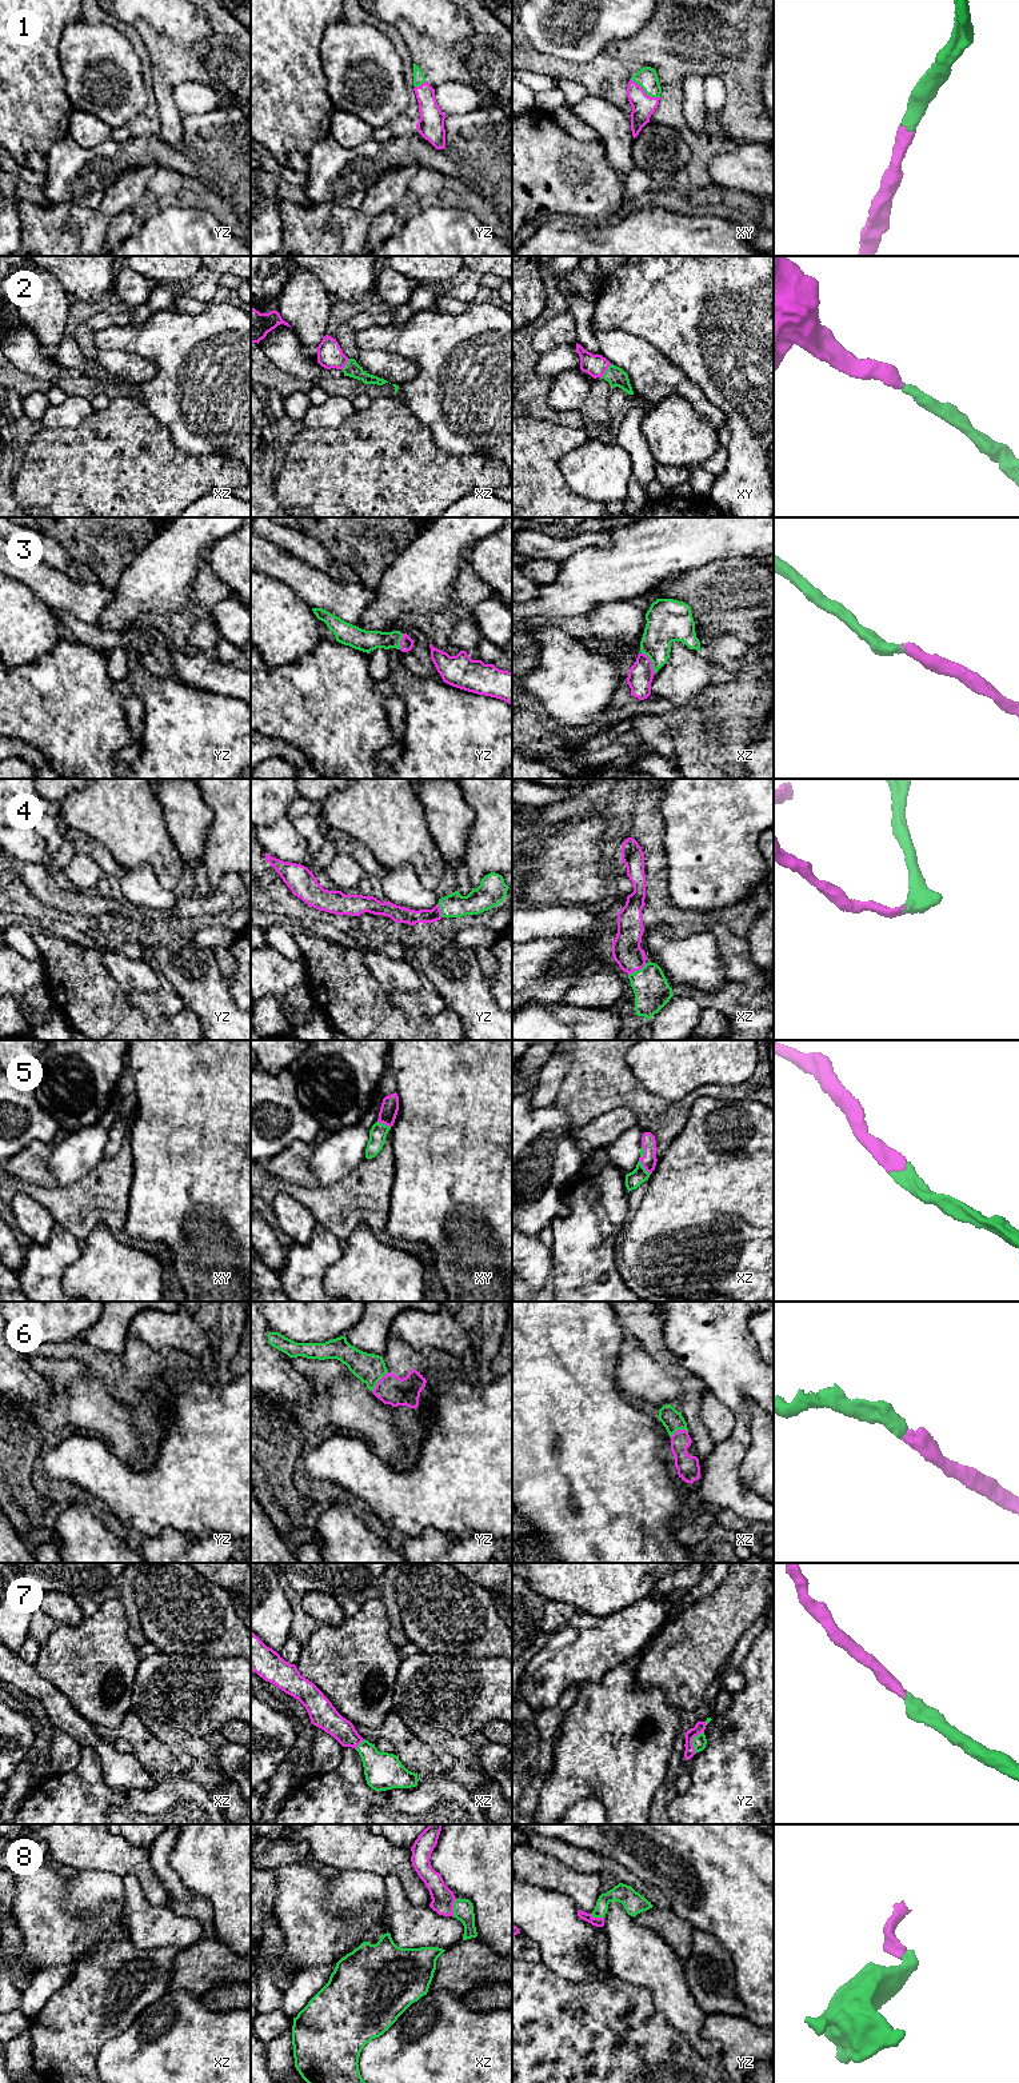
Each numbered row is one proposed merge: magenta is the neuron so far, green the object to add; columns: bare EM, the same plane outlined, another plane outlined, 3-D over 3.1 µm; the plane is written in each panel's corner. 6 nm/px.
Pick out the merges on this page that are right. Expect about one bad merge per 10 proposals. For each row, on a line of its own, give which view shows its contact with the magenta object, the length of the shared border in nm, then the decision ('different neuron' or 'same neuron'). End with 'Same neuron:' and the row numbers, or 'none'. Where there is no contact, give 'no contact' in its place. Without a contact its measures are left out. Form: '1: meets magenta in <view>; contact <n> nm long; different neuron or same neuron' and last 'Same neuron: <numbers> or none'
1: meets magenta in xy; contact 220 nm long; same neuron
2: meets magenta in xy; contact 100 nm long; same neuron
3: meets magenta in xz; contact 150 nm long; same neuron
4: meets magenta in xz; contact 130 nm long; same neuron
5: meets magenta in xz; contact 180 nm long; same neuron
6: meets magenta in yz; contact 160 nm long; same neuron
7: meets magenta in yz; contact 150 nm long; same neuron
8: meets magenta in xz; contact 110 nm long; same neuron
Same neuron: 1, 2, 3, 4, 5, 6, 7, 8

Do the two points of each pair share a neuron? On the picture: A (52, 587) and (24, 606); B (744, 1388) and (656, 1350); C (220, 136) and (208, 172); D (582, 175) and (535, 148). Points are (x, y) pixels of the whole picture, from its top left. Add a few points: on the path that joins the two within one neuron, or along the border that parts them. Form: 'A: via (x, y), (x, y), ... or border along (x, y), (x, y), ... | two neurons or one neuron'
A: border along (14, 578), (23, 582), (50, 608) | two neurons
B: border along (662, 1331), (664, 1344), (675, 1359), (700, 1379) | two neurons
C: via (220, 146), (220, 160), (218, 163) | one neuron
D: via (570, 175), (562, 175), (547, 160) | one neuron

